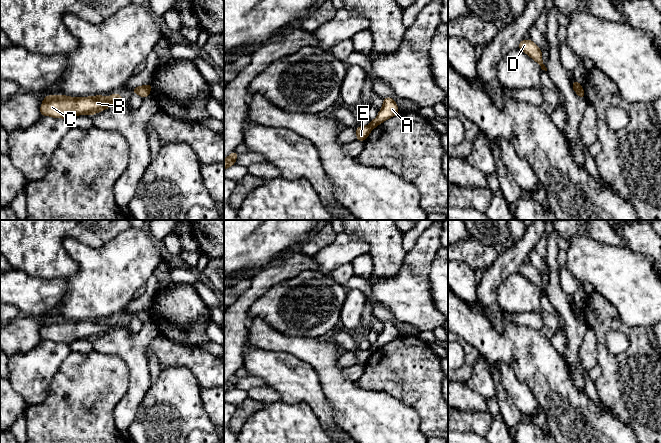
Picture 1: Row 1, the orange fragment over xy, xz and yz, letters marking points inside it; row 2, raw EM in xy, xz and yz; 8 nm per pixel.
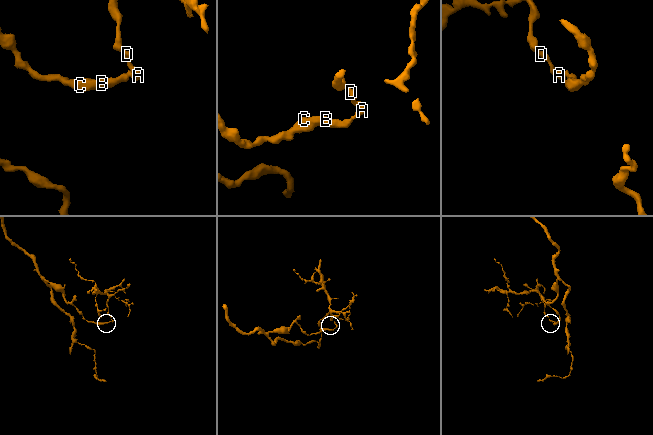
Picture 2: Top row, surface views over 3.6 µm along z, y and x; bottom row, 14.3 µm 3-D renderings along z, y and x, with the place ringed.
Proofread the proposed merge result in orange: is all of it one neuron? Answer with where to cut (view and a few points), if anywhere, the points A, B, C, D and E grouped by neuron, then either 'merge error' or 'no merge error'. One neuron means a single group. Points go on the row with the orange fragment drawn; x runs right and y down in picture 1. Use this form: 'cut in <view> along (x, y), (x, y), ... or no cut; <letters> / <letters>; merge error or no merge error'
cut in yz along (580, 85), (576, 92); A D / B C E; merge error

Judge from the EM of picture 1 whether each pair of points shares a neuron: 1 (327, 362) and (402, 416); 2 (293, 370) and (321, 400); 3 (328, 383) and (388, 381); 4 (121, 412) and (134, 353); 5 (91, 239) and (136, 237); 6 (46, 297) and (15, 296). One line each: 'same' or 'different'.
1: same
2: same
3: different
4: same
5: different
6: same

